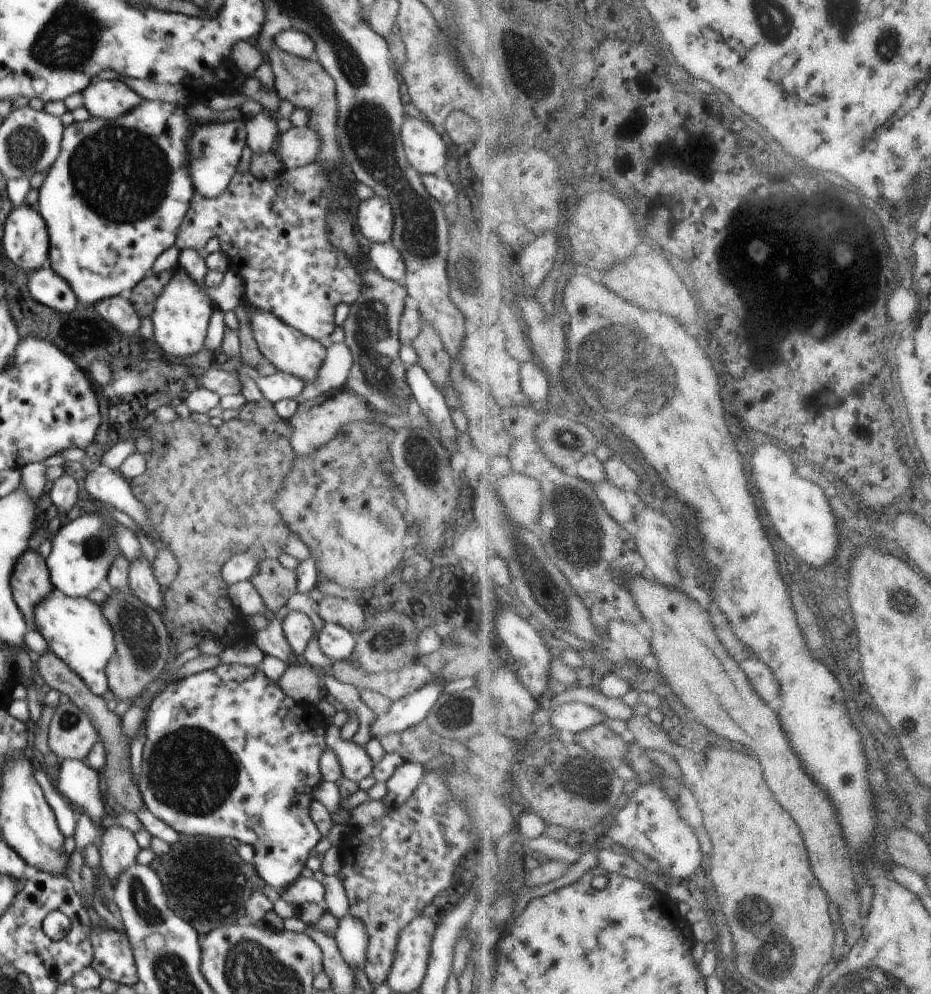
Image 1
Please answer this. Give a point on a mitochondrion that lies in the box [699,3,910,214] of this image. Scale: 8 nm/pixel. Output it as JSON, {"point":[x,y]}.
{"point":[888,45]}

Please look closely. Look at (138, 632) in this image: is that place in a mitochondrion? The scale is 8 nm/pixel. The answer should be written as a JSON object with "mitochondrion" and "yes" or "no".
{"mitochondrion":"yes"}

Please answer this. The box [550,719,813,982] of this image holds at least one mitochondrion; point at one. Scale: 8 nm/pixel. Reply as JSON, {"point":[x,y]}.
{"point":[756,914]}

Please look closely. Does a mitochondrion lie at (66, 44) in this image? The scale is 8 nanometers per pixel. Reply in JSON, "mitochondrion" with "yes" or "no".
{"mitochondrion":"yes"}

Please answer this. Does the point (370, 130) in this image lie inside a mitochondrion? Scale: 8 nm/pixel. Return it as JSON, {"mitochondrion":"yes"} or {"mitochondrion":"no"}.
{"mitochondrion":"yes"}

